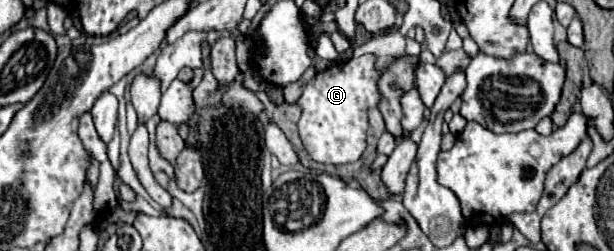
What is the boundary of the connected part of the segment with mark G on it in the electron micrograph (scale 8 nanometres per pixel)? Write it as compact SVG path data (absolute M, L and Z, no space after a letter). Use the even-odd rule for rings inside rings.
M361 55L357 59L349 59L347 63L331 65L307 83L297 101L297 105L303 109L299 119L299 137L313 161L339 165L353 163L363 155L367 109L377 107L379 103L379 75L381 73L375 69L375 57Z

